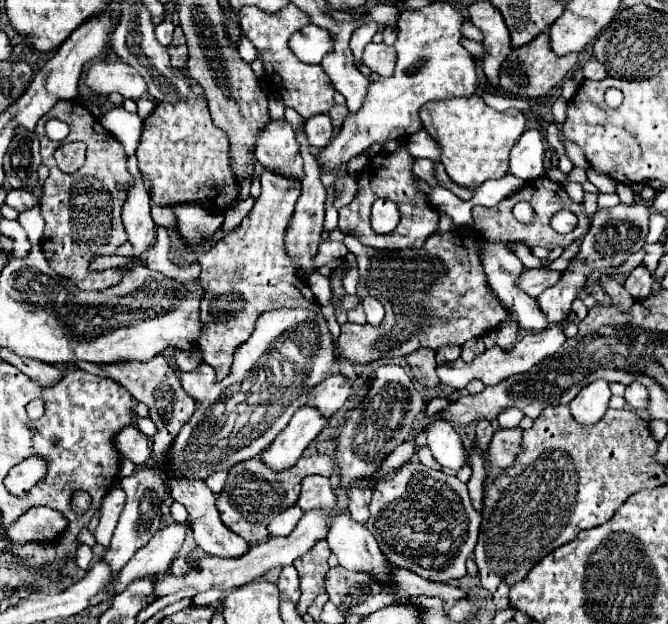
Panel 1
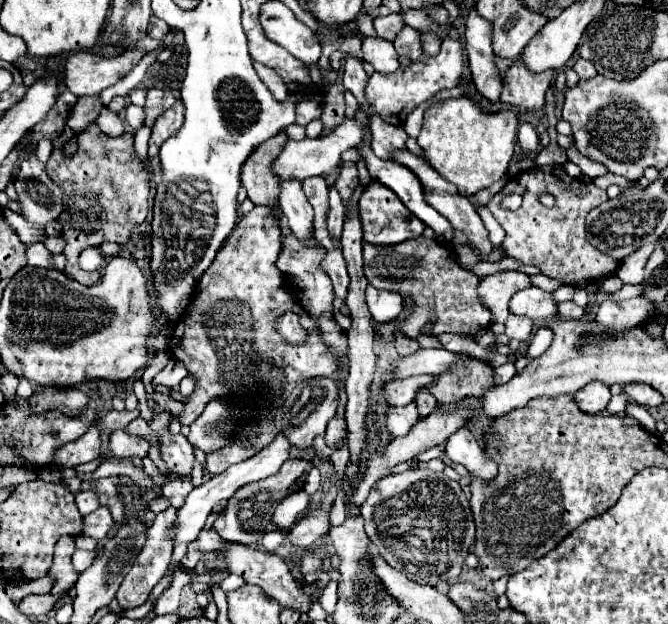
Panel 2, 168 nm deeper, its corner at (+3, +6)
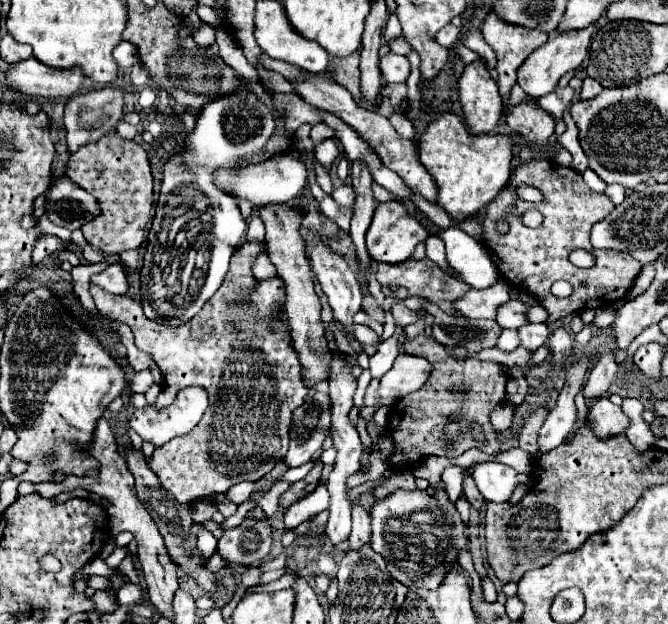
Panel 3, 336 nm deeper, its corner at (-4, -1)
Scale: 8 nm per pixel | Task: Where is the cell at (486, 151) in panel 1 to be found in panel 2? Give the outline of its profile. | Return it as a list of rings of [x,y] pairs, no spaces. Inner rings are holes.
[[[458,97],[438,101],[424,113],[418,145],[424,151],[424,159],[444,179],[452,181],[462,197],[472,197],[476,191],[506,175],[508,163],[514,155],[516,131],[518,117],[512,111],[500,111],[496,115],[480,113],[476,103],[468,97]]]

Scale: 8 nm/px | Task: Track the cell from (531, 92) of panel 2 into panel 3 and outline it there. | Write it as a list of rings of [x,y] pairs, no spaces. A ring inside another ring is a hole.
[[[531,96],[513,106],[507,116],[505,116],[505,122],[515,130],[519,132],[529,144],[537,146],[537,148],[543,148],[553,132],[555,132],[555,120],[549,112],[545,112],[537,100],[531,100]]]

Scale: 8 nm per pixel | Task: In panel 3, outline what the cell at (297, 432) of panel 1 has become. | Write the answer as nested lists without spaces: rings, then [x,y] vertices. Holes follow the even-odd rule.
[[[239,482],[239,484],[235,484],[235,488],[229,488],[225,492],[225,496],[236,505],[240,505],[251,496],[253,488],[255,488],[255,482]]]

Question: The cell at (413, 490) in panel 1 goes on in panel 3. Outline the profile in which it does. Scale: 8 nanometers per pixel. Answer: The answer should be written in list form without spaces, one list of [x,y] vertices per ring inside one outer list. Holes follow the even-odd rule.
[[[433,488],[433,494],[429,494],[427,490],[395,490],[389,496],[375,500],[373,508],[371,508],[371,546],[375,552],[379,552],[385,562],[387,562],[387,570],[391,572],[391,576],[399,582],[403,582],[409,588],[427,588],[427,590],[435,590],[439,588],[439,584],[443,584],[447,572],[451,572],[451,568],[459,570],[459,562],[457,562],[457,554],[459,550],[467,550],[469,548],[469,536],[465,536],[467,524],[461,520],[455,504],[449,500],[445,488]]]

